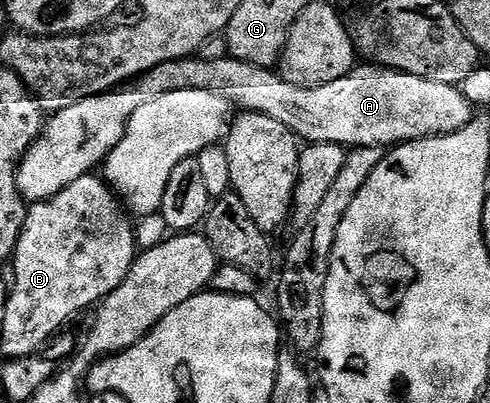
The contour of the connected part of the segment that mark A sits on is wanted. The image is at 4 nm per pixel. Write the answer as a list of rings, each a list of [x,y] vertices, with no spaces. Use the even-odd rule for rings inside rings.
[[[227,54],[215,58],[189,58],[162,62],[162,66],[154,66],[131,86],[121,87],[111,94],[88,96],[77,104],[63,108],[61,112],[49,115],[44,129],[40,131],[40,137],[32,143],[28,153],[20,160],[20,170],[16,173],[20,193],[28,202],[48,200],[54,194],[66,190],[70,182],[78,182],[78,178],[95,173],[108,159],[114,146],[122,142],[134,110],[138,110],[138,106],[146,106],[150,98],[158,98],[162,94],[174,94],[174,90],[193,88],[222,94],[239,109],[261,112],[277,122],[282,122],[282,126],[286,126],[286,130],[290,130],[301,142],[308,144],[330,142],[340,144],[346,150],[384,148],[408,144],[412,140],[425,140],[427,136],[454,134],[474,119],[473,105],[457,86],[446,86],[446,82],[430,82],[414,74],[397,72],[395,68],[360,67],[353,67],[348,75],[334,78],[334,82],[326,82],[322,86],[294,86],[286,82],[286,78],[281,76],[279,71],[262,66],[250,66],[250,62],[233,60]]]

